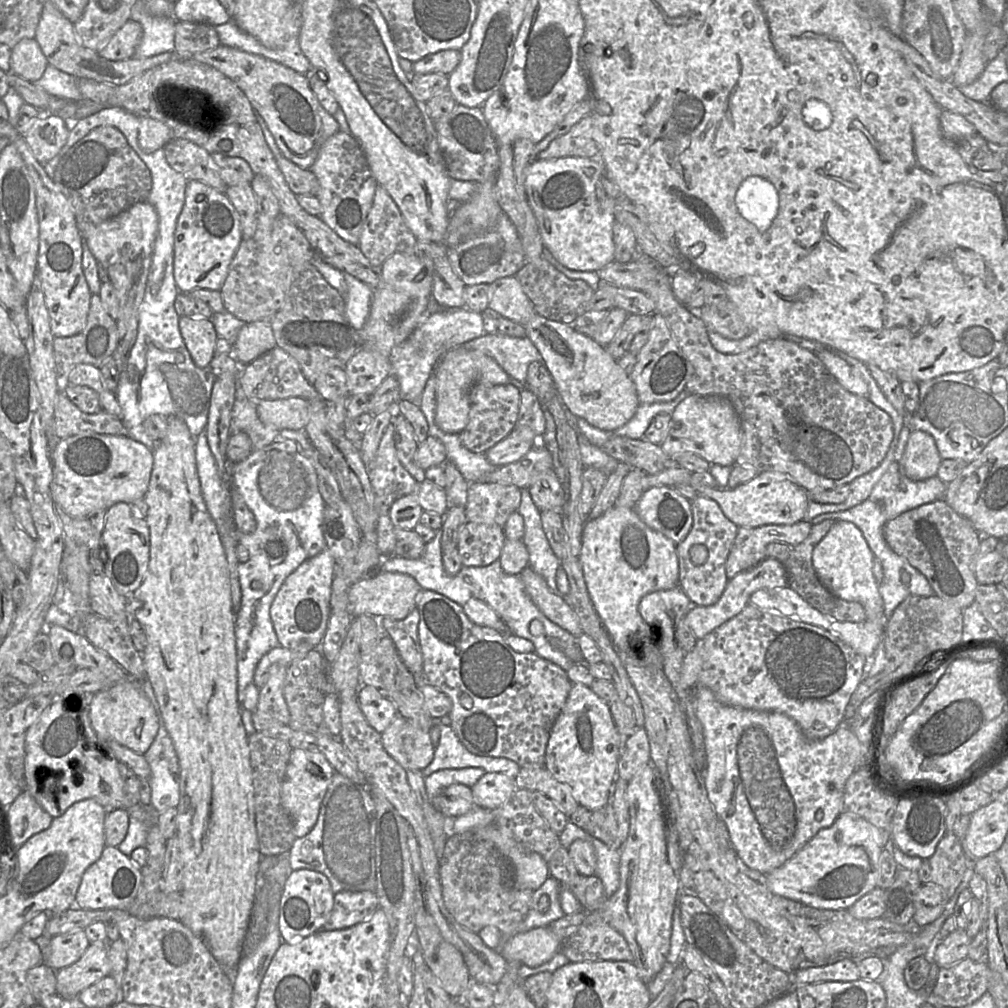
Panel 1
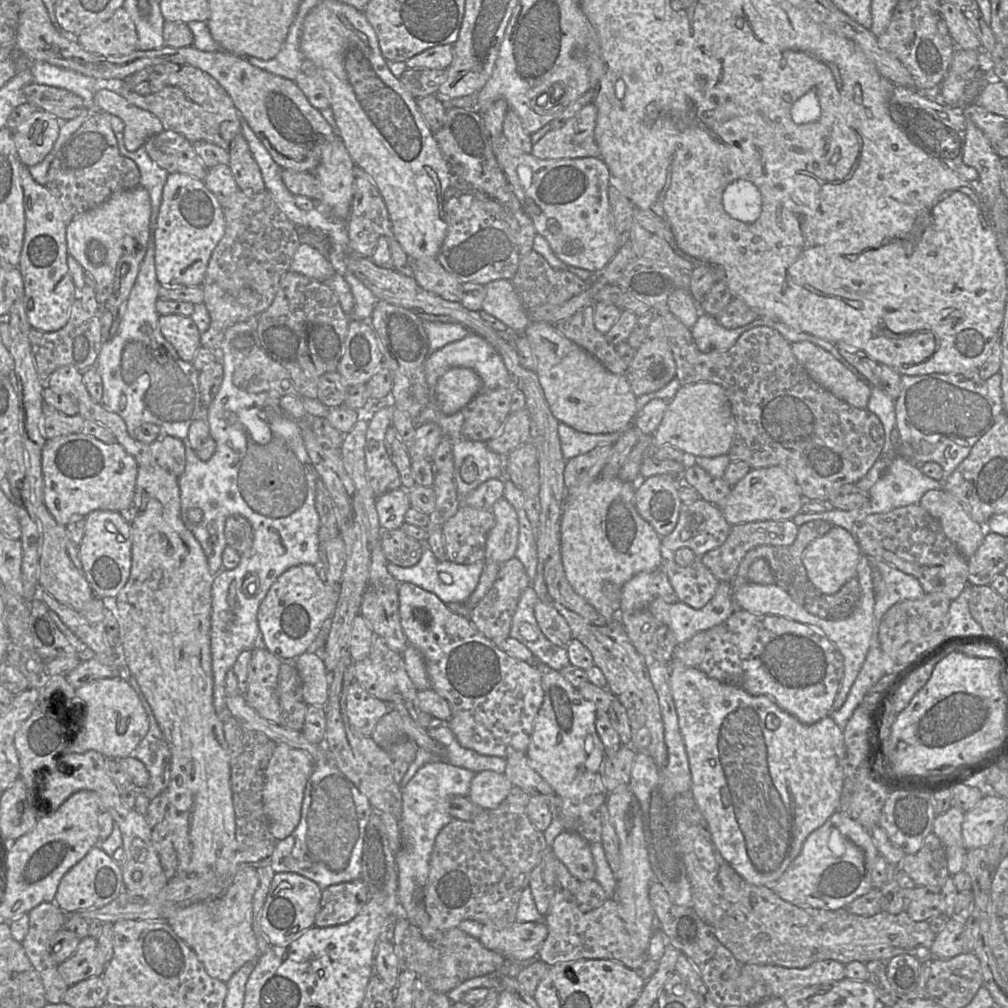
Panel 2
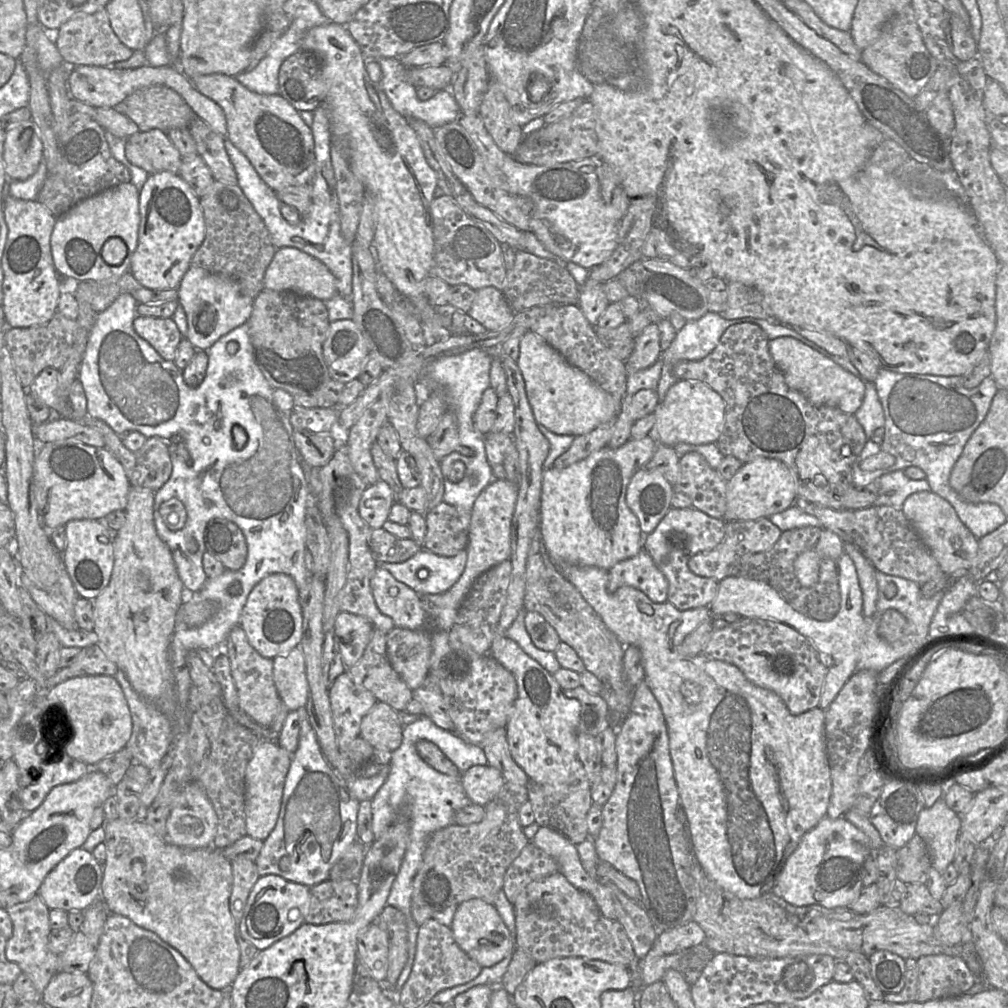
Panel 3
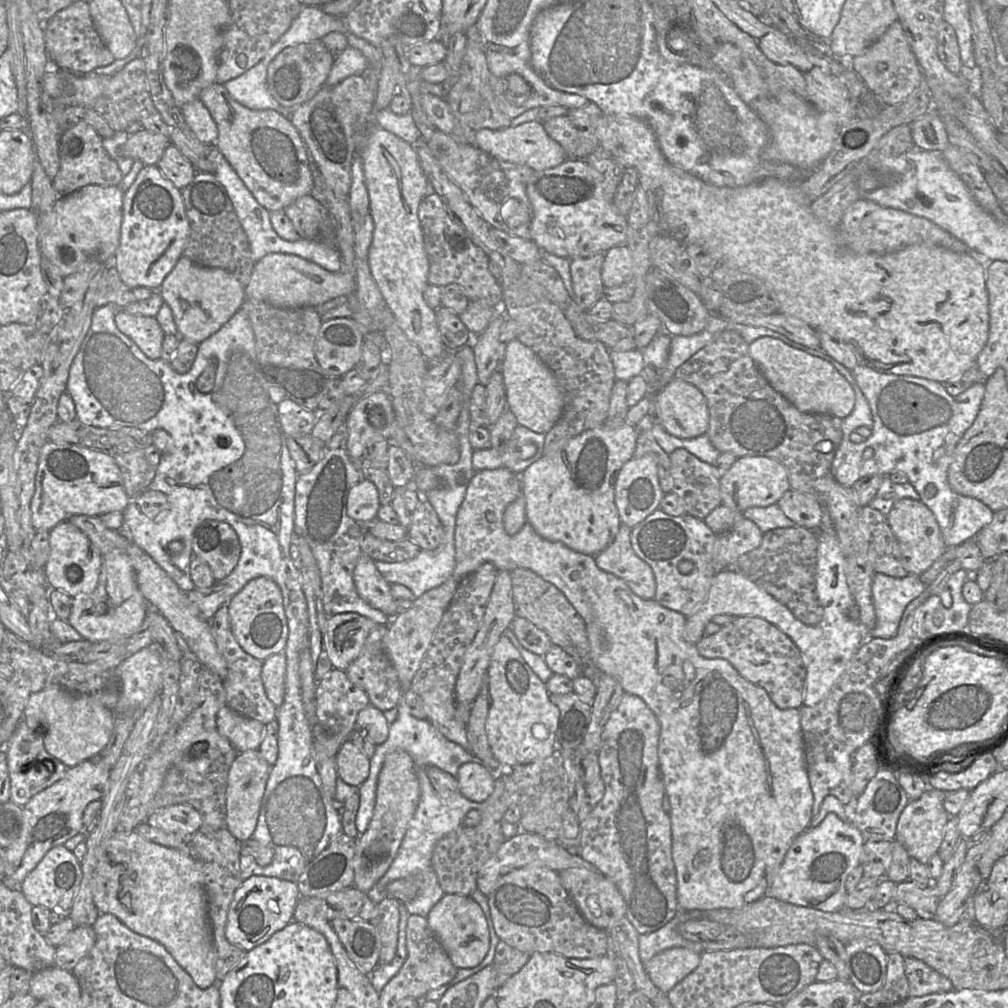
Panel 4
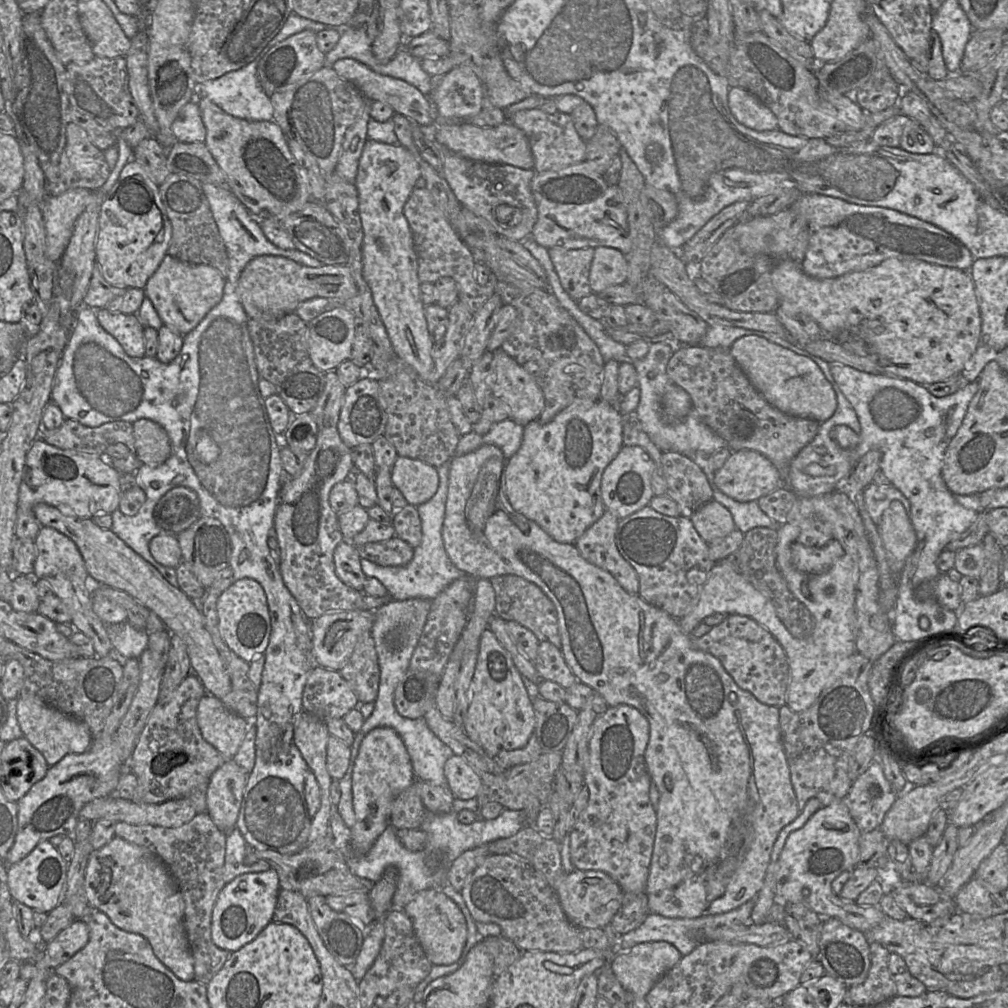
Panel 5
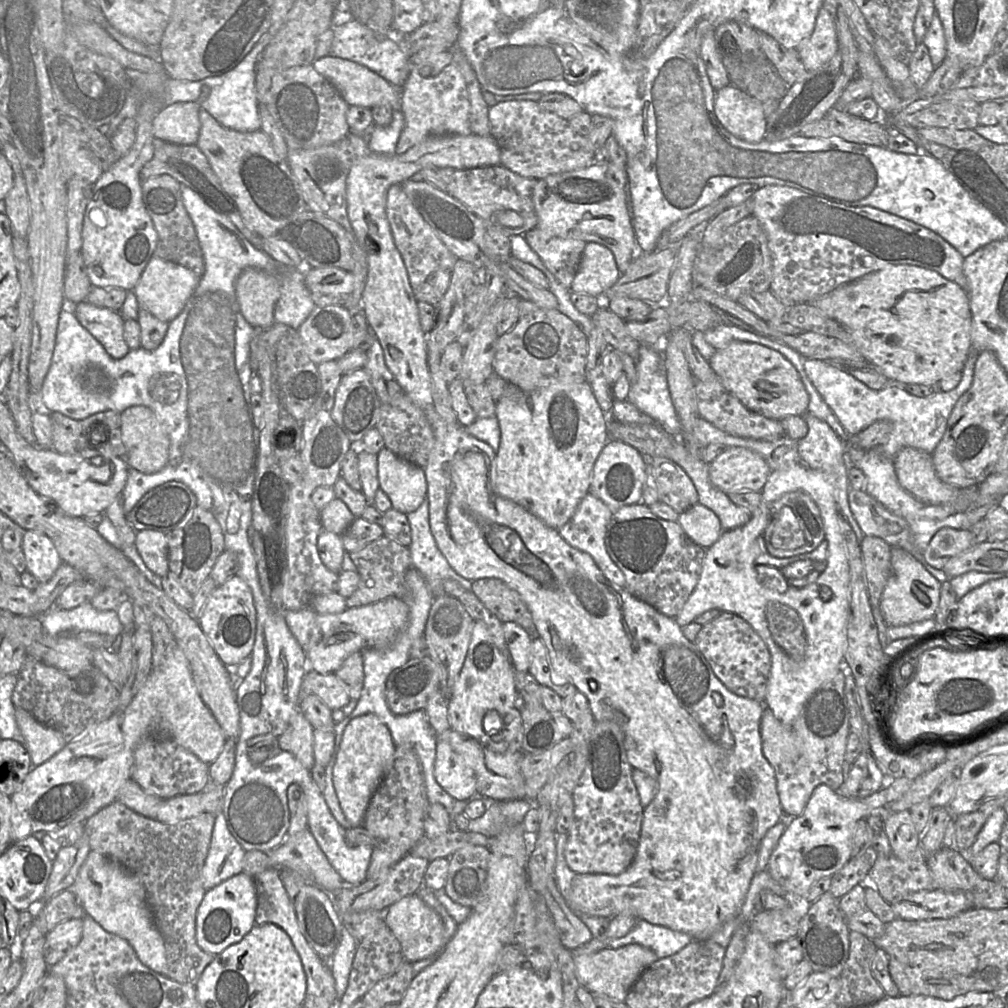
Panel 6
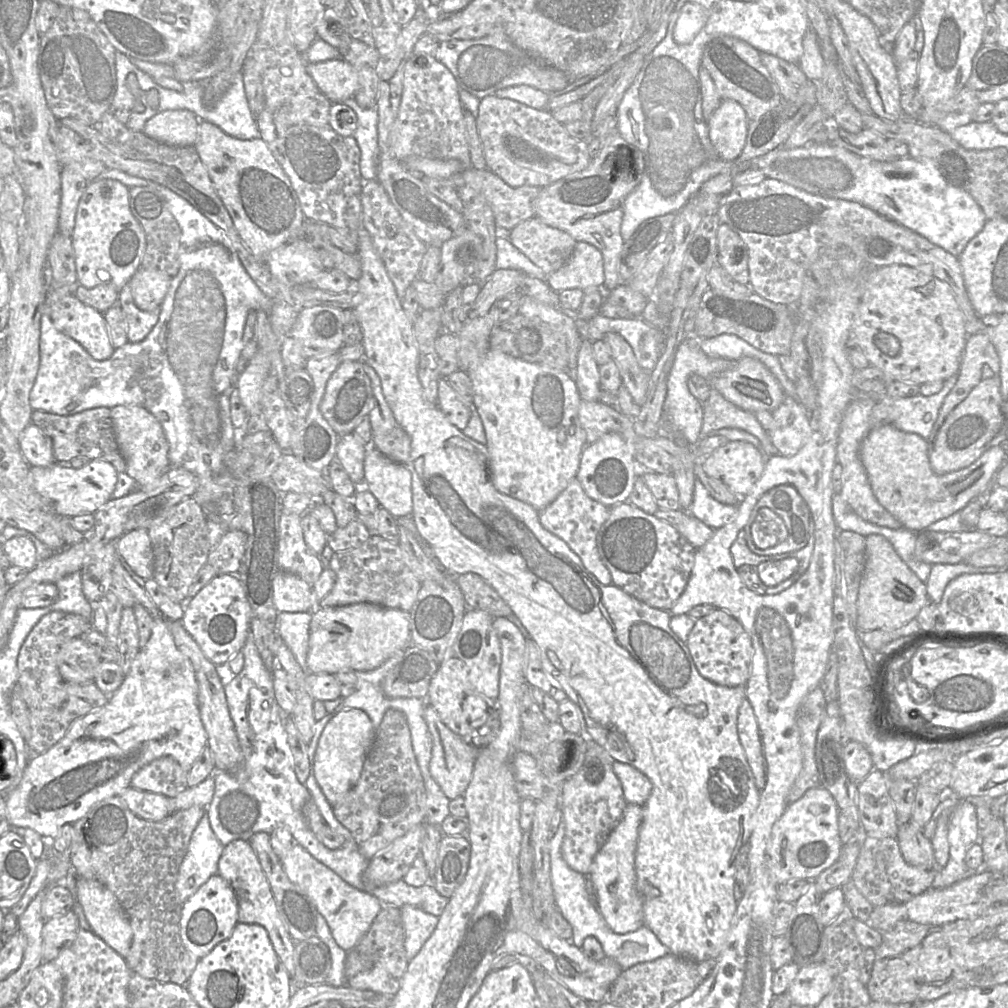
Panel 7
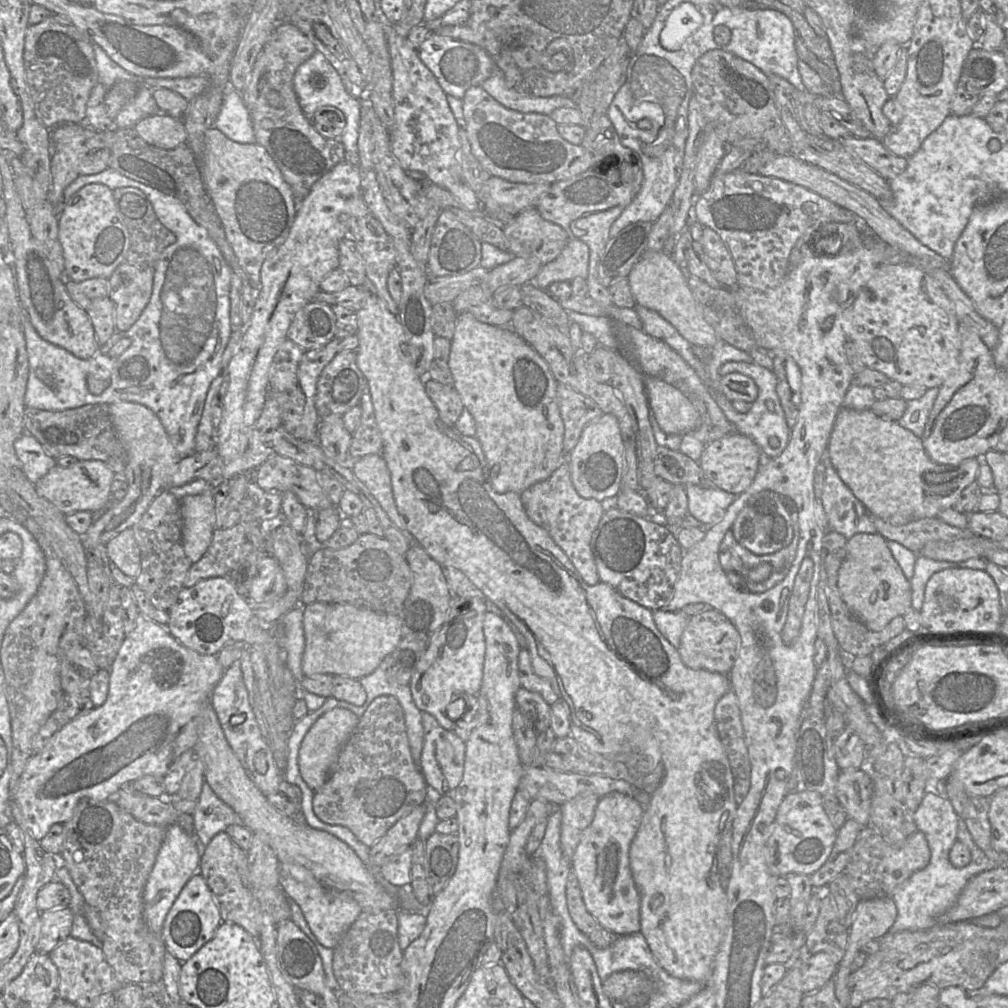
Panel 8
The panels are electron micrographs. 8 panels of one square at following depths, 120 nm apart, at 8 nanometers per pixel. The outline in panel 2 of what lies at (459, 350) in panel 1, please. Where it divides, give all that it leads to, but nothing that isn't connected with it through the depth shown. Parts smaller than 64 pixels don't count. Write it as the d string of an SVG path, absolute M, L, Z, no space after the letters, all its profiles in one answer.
M451 368L438 380L437 406L444 414L452 415L466 407L482 389L482 380L473 369Z

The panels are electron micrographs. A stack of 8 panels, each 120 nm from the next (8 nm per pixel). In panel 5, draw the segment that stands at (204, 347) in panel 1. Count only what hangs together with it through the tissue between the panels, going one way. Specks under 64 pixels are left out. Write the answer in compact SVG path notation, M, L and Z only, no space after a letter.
M107 309L96 310L100 326L114 337L127 355L145 356L144 325L134 314L115 313Z

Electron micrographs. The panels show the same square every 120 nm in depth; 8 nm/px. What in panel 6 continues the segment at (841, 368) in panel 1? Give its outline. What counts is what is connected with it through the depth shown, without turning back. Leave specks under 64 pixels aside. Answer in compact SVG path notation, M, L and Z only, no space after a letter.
M734 341L710 359L712 372L749 410L781 420L808 413L809 395L795 366L780 352L753 342Z

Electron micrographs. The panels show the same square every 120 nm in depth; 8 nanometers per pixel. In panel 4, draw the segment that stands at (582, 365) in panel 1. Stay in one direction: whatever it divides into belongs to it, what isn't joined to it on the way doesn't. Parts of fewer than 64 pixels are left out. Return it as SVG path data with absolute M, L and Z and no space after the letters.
M515 339L510 341L505 348L500 371L505 387L506 406L515 415L518 425L537 433L549 432L561 417L564 408L564 392L550 369L532 349Z

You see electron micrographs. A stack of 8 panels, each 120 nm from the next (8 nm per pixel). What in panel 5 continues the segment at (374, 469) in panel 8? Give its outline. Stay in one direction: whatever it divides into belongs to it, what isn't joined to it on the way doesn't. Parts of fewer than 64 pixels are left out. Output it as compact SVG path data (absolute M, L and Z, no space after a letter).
M398 456L390 474L394 487L414 506L432 498L439 488L437 468L418 459Z

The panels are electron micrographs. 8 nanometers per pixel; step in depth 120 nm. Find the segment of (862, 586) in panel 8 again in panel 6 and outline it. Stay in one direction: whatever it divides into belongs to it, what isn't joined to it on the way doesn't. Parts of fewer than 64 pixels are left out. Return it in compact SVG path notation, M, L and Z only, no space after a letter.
M892 547L890 576L883 589L879 607L888 626L901 626L931 619L938 608L942 582L936 579L912 554Z

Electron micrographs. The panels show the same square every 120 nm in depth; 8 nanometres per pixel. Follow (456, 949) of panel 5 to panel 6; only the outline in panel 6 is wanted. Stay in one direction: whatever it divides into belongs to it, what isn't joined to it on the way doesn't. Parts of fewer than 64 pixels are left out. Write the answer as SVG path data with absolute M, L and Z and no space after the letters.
M418 892L402 897L389 906L383 913L383 920L399 940L402 954L410 963L437 956L447 942L440 915L422 899Z

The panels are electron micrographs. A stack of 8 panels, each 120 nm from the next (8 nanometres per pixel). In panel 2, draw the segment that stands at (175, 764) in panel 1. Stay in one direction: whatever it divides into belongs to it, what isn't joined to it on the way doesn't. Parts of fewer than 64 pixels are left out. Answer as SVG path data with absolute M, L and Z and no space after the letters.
M143 694L138 697L149 719L149 730L132 752L131 756L137 758L146 766L150 778L144 789L149 800L162 794L170 781L171 751L166 738L152 714Z

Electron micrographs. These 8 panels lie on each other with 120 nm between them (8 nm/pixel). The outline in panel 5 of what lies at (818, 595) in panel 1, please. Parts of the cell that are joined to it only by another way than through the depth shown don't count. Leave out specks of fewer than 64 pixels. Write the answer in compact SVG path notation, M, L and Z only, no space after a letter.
M756 527L744 533L742 544L727 557L726 561L770 601L780 622L790 635L795 639L803 640L813 630L813 619L808 609L788 590L786 581L777 568L775 559L777 543L778 533L776 529Z

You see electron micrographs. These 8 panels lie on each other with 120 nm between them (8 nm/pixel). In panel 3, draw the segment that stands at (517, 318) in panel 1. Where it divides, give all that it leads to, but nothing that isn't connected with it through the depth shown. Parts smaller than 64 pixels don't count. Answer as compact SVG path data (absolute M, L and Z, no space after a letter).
M493 286L483 287L476 291L468 314L488 331L507 328L512 324L515 316L503 291Z

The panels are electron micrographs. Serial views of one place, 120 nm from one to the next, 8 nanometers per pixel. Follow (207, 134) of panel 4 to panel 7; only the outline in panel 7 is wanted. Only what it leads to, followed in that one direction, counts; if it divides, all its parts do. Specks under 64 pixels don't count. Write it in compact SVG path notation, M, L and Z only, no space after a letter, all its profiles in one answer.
M186 109L166 110L148 119L142 132L169 146L194 146L199 121Z

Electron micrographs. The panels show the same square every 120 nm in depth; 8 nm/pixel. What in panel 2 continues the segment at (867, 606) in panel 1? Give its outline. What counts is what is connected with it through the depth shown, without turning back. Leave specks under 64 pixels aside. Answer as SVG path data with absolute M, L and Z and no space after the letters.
M838 526L808 544L802 554L802 563L811 583L823 594L837 593L848 581L857 578L857 566L862 552L855 537Z

